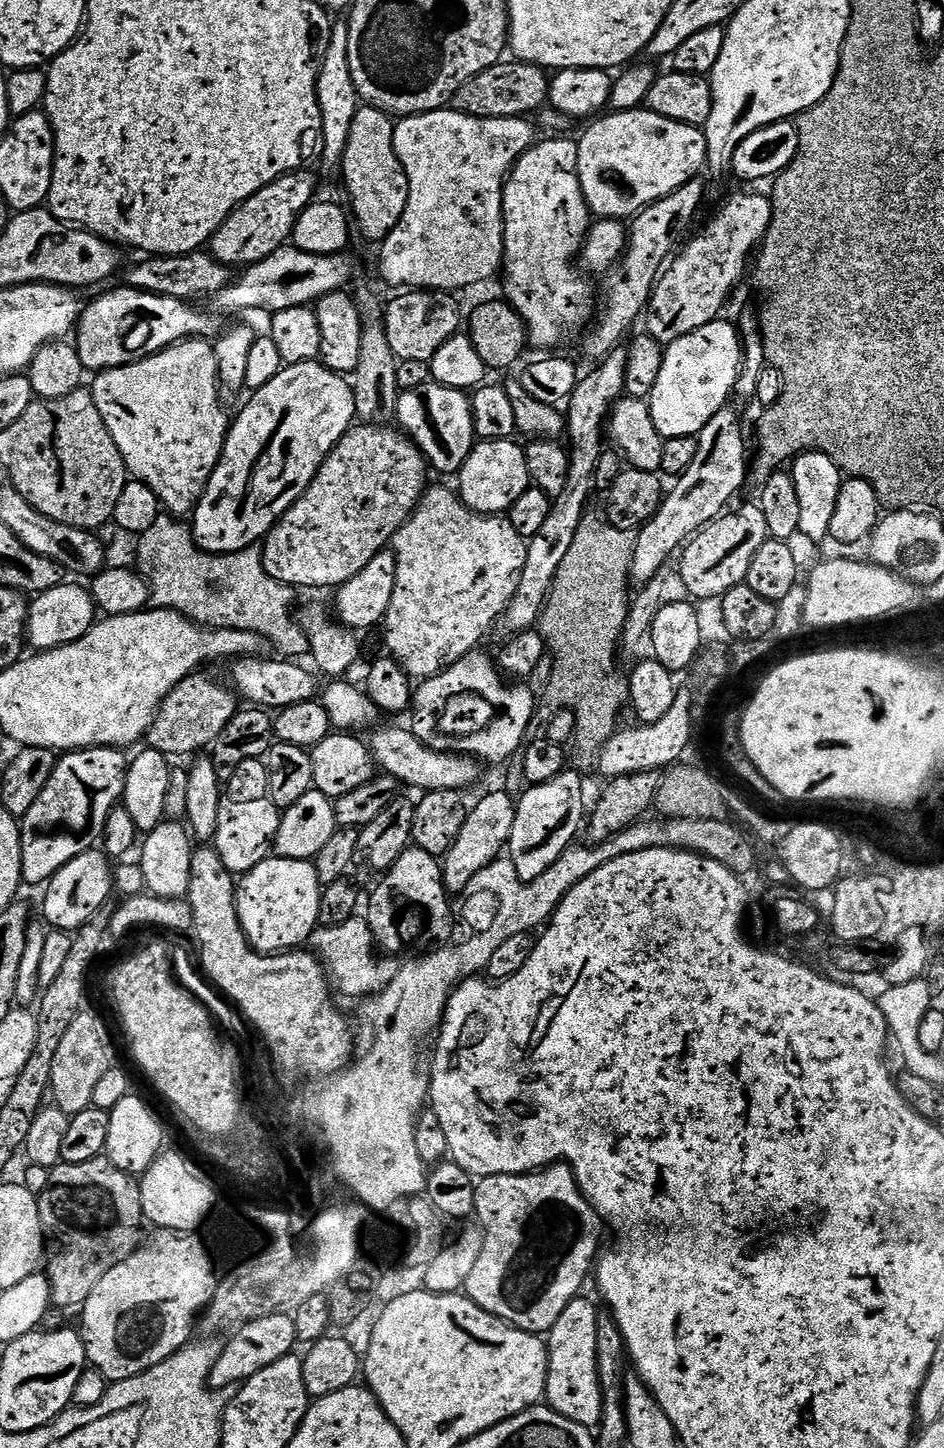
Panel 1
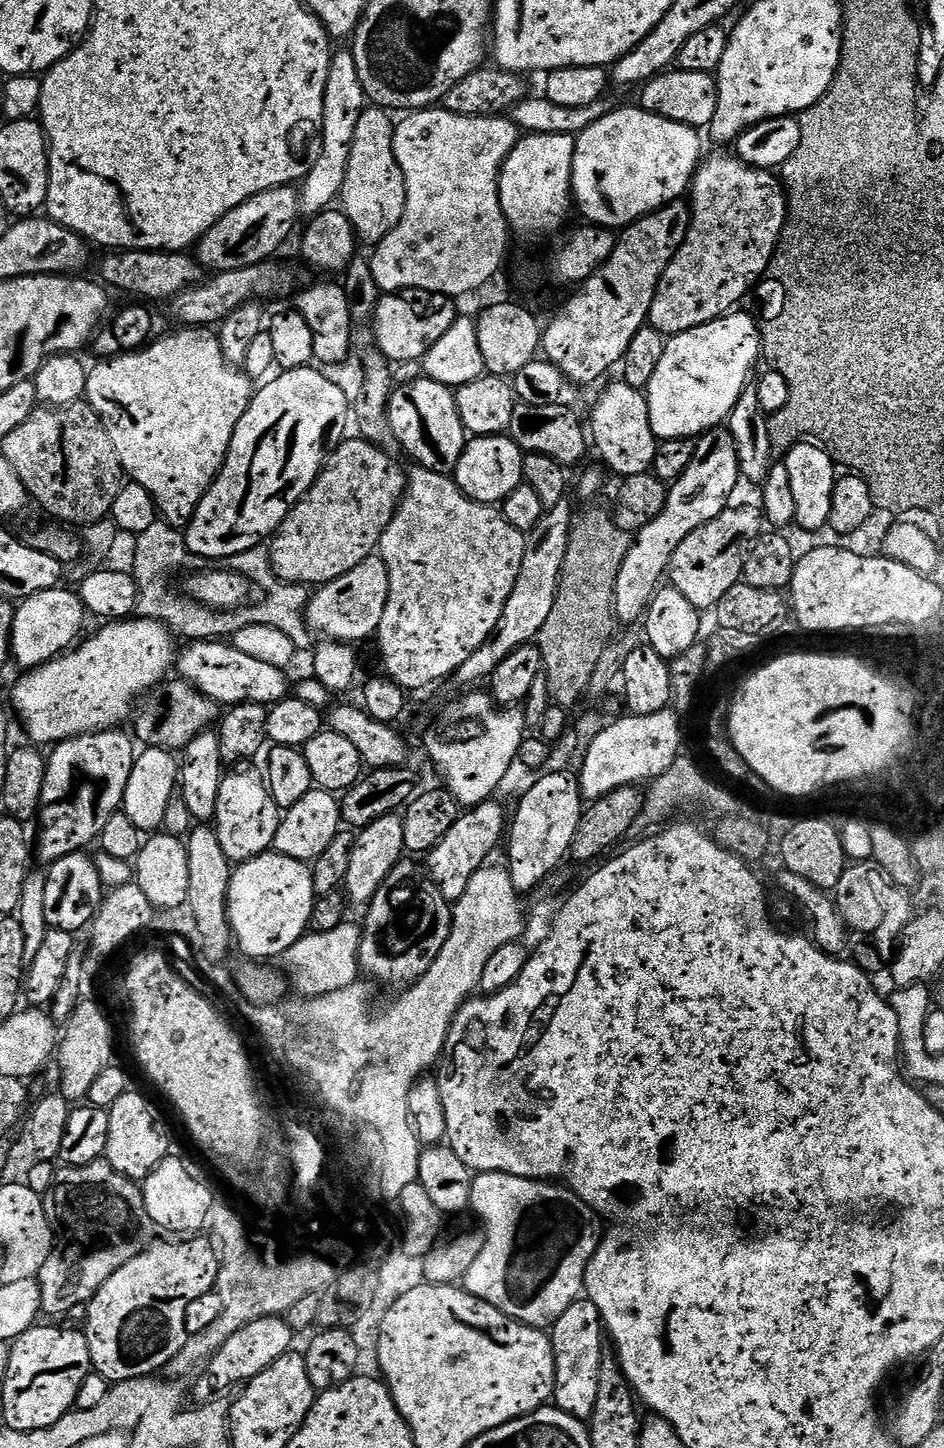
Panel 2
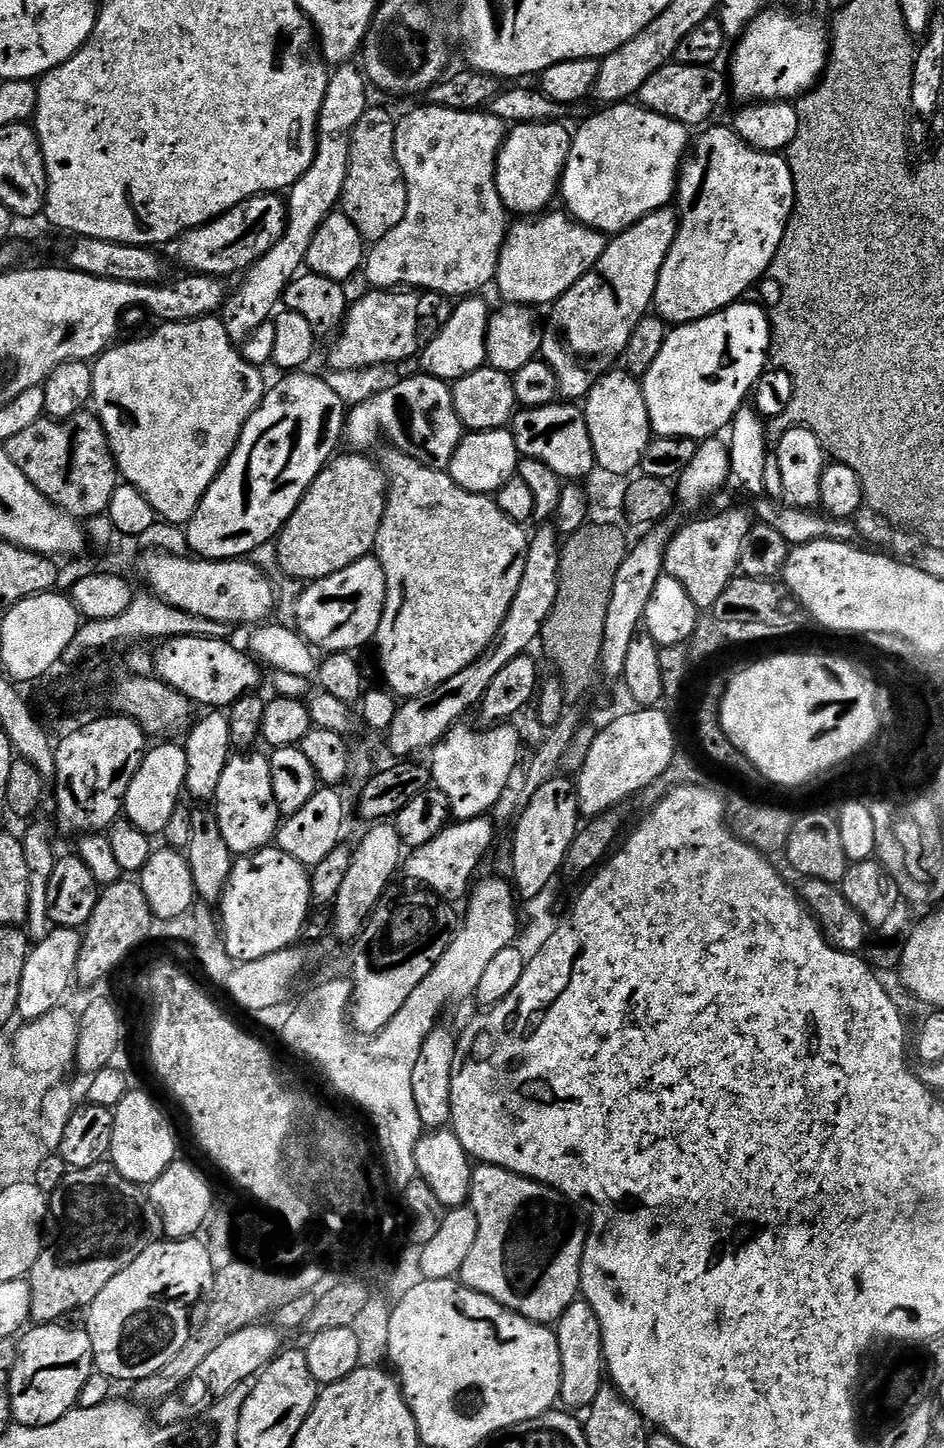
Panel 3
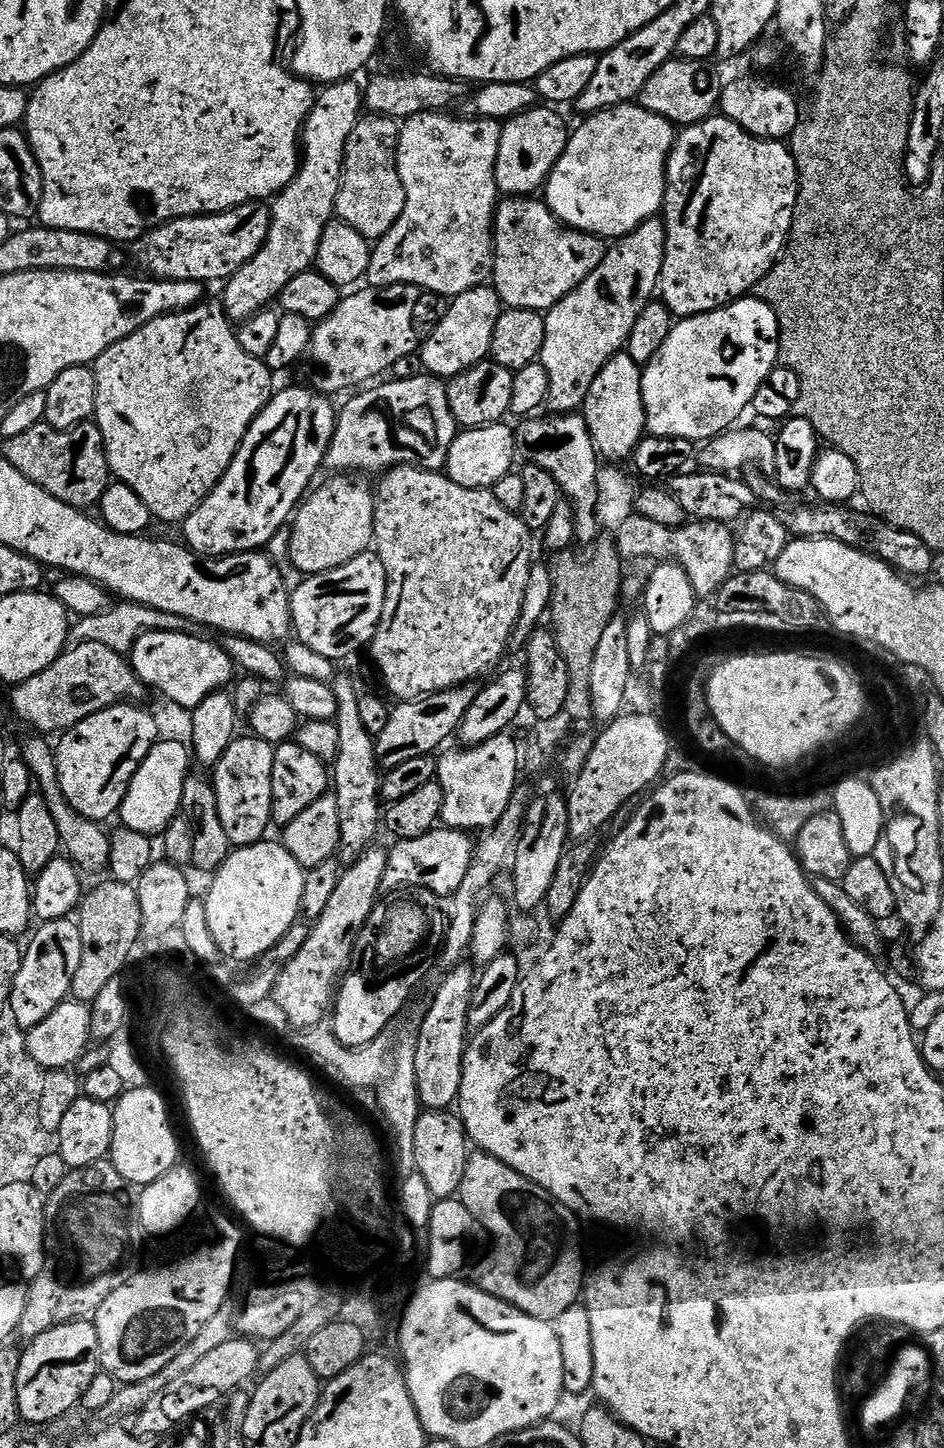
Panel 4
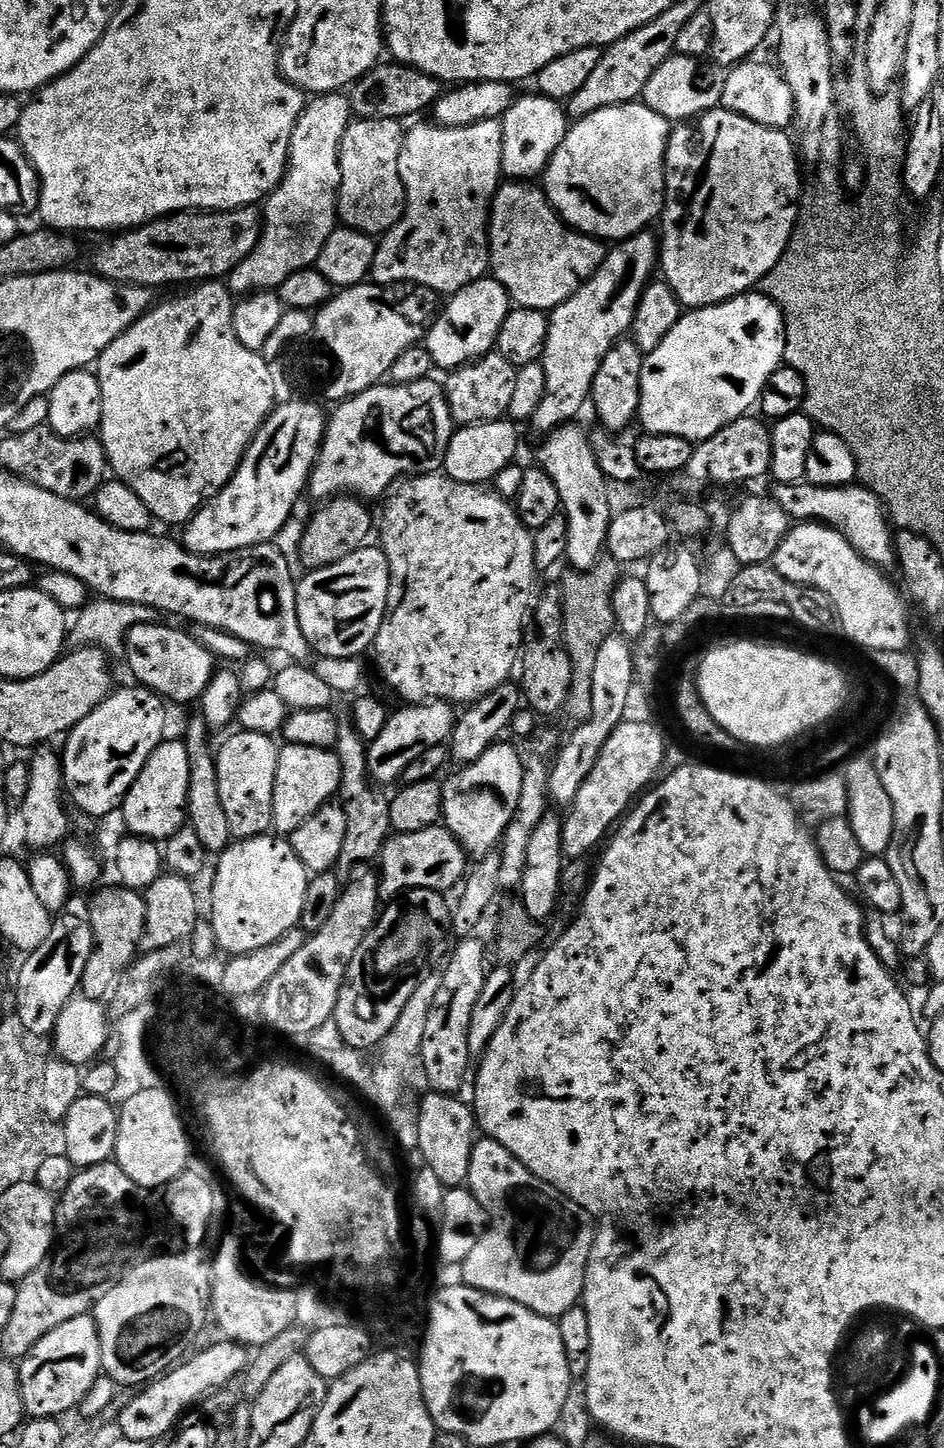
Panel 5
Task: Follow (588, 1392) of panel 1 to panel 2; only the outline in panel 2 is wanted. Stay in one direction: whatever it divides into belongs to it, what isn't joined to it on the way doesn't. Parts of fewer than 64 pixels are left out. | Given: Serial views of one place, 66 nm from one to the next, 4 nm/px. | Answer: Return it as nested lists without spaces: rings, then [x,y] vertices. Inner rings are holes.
[[[587,1298],[575,1300],[558,1318],[550,1329],[554,1350],[554,1378],[556,1385],[552,1391],[555,1407],[570,1414],[575,1420],[588,1422],[594,1414],[594,1404],[598,1393],[598,1370],[602,1342],[600,1335],[606,1329],[598,1314],[598,1306]]]

